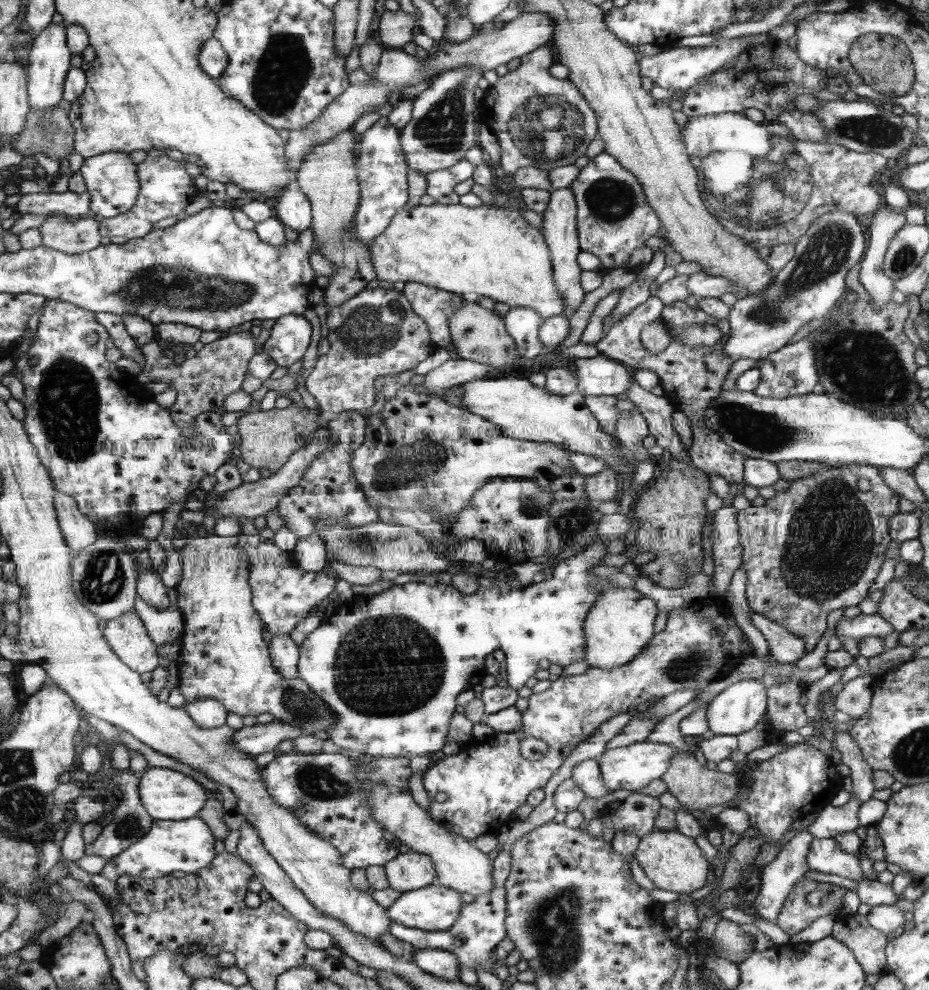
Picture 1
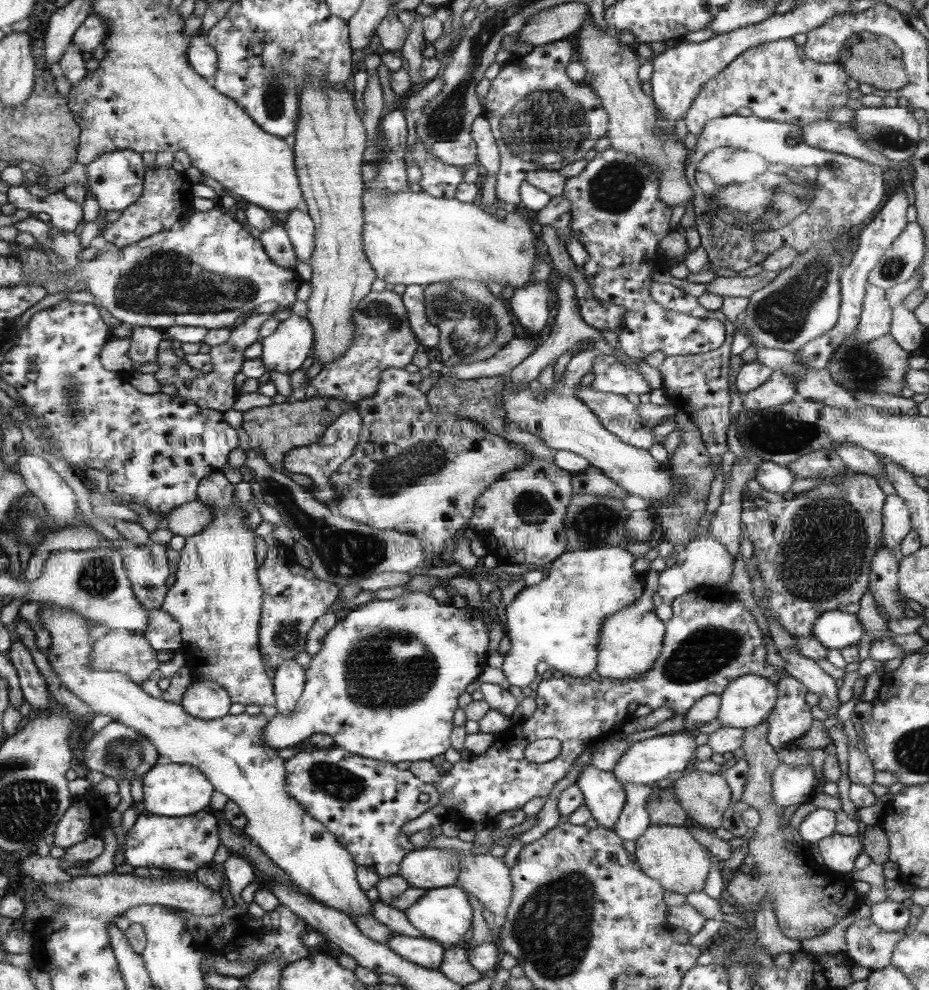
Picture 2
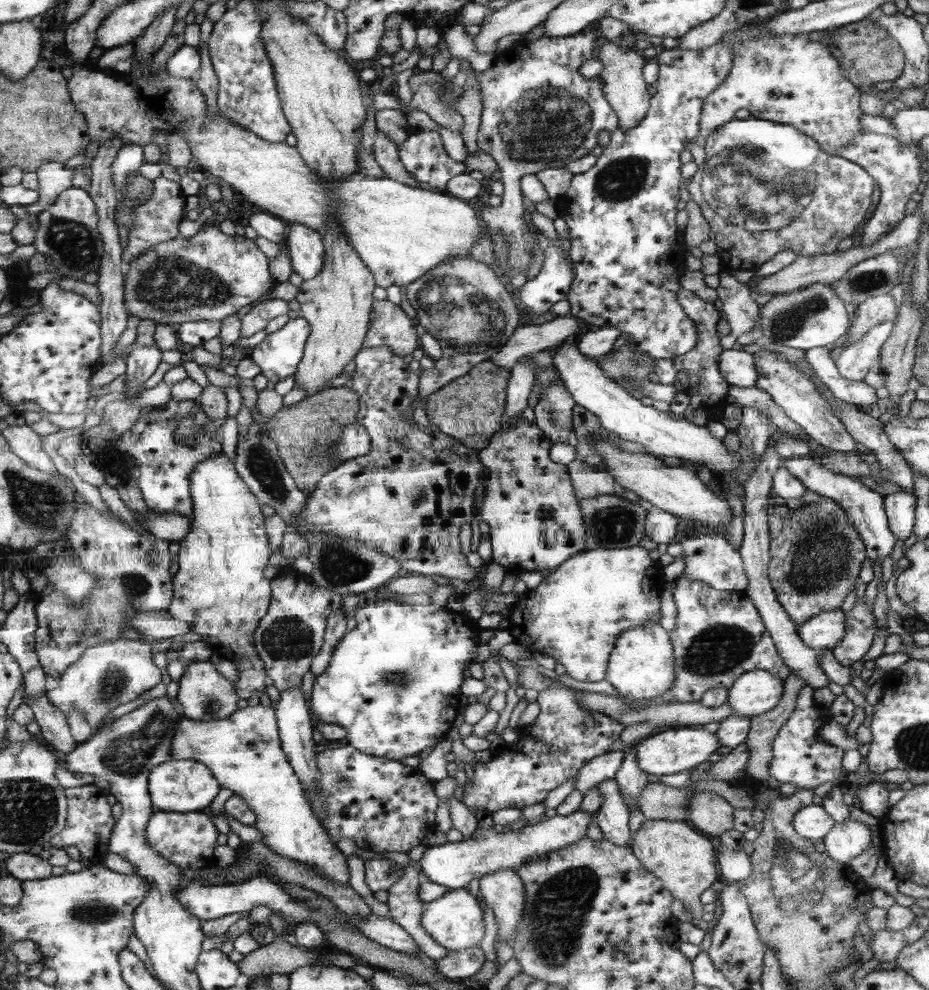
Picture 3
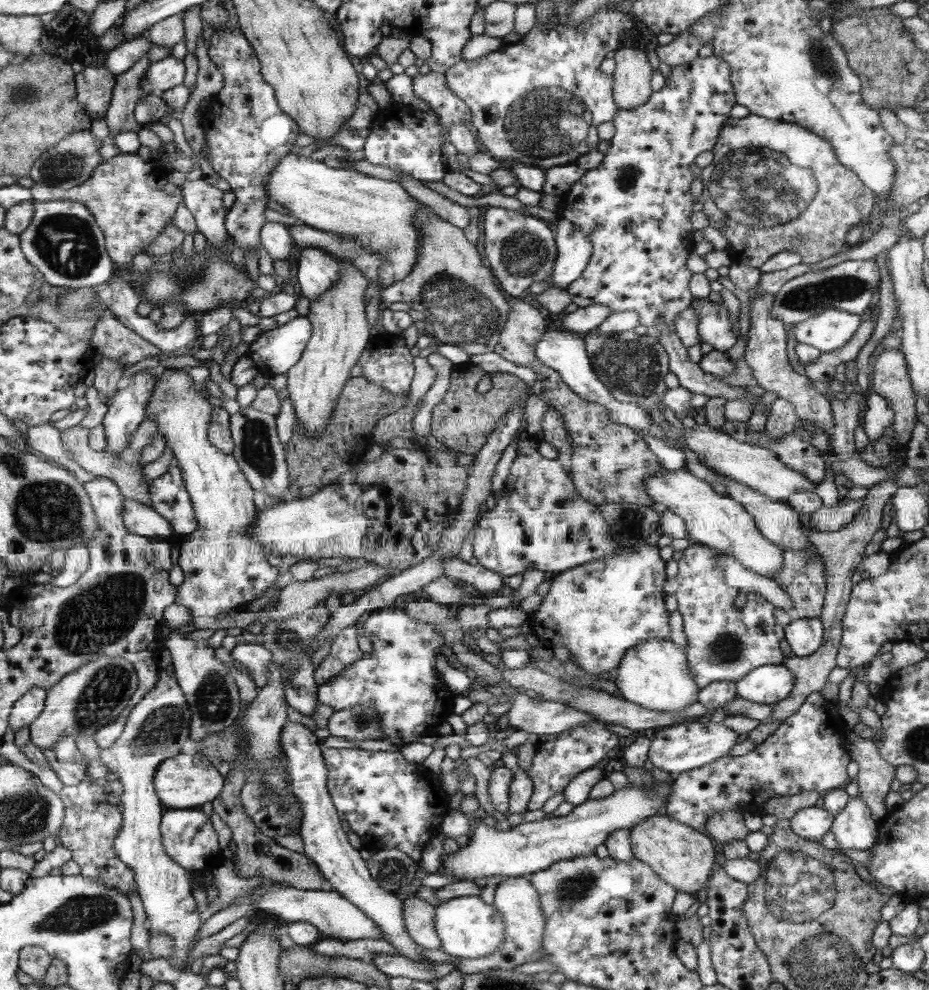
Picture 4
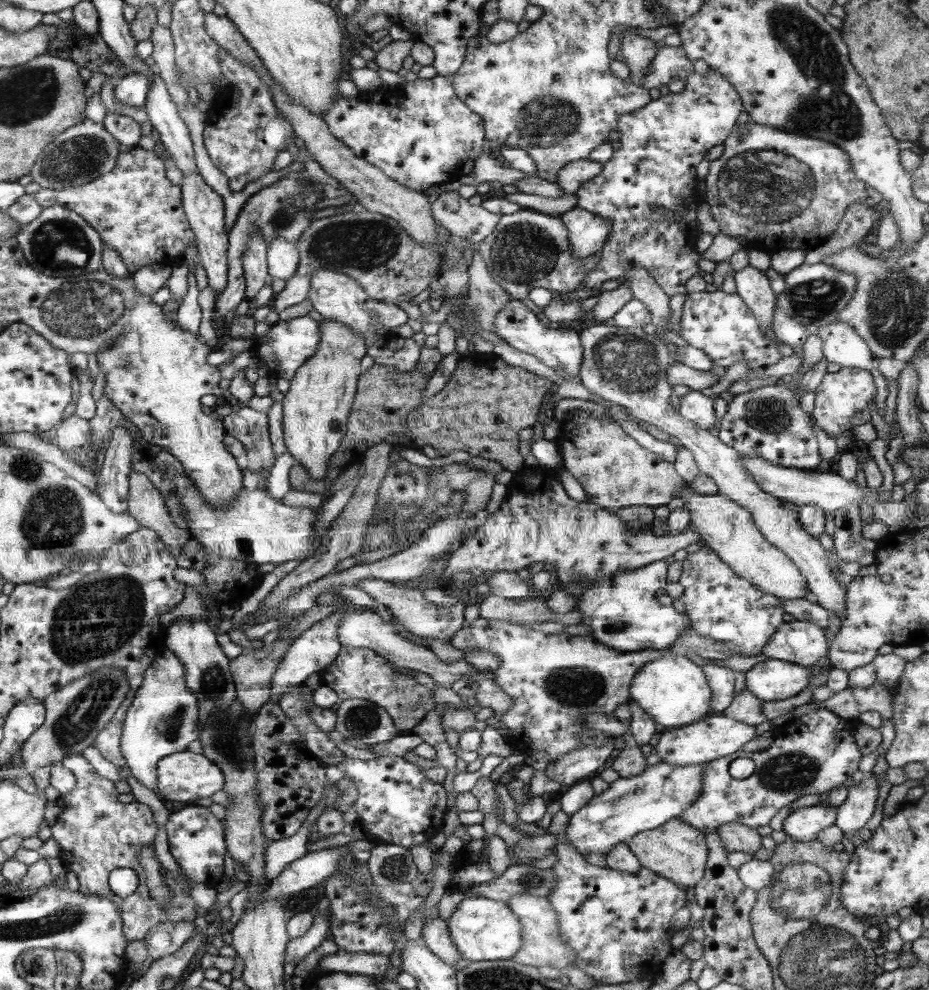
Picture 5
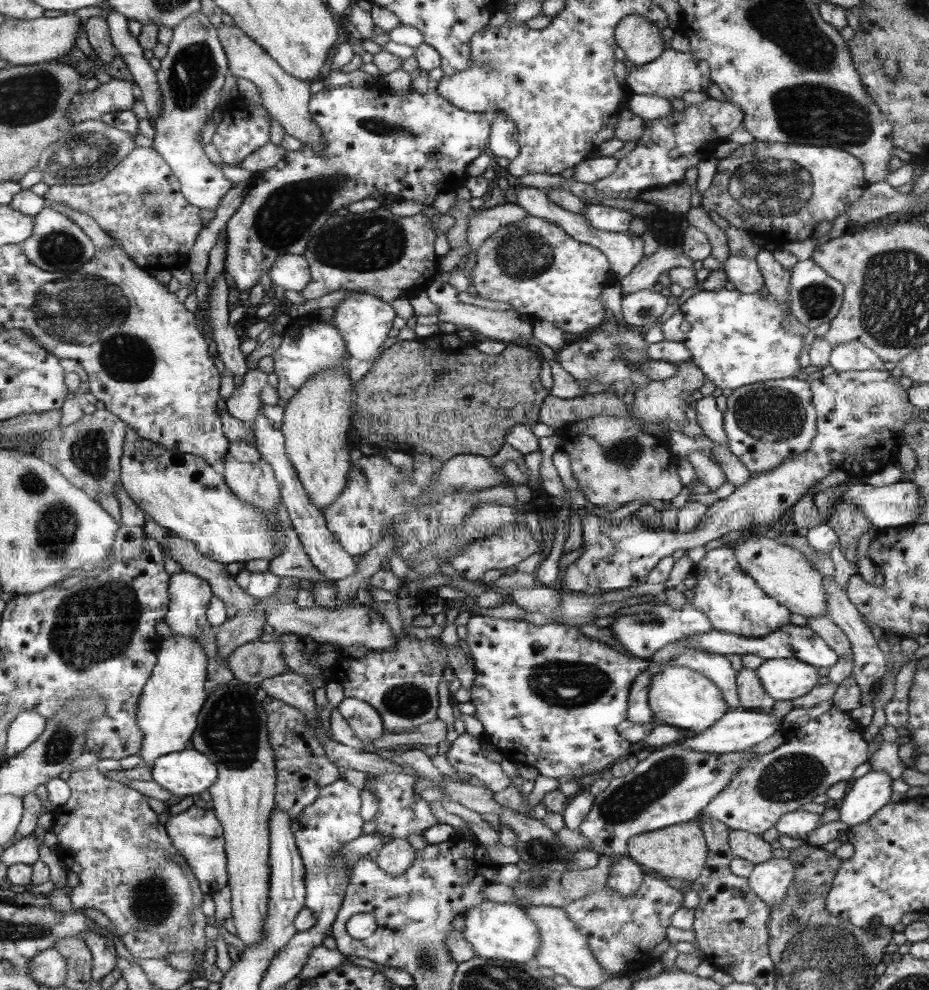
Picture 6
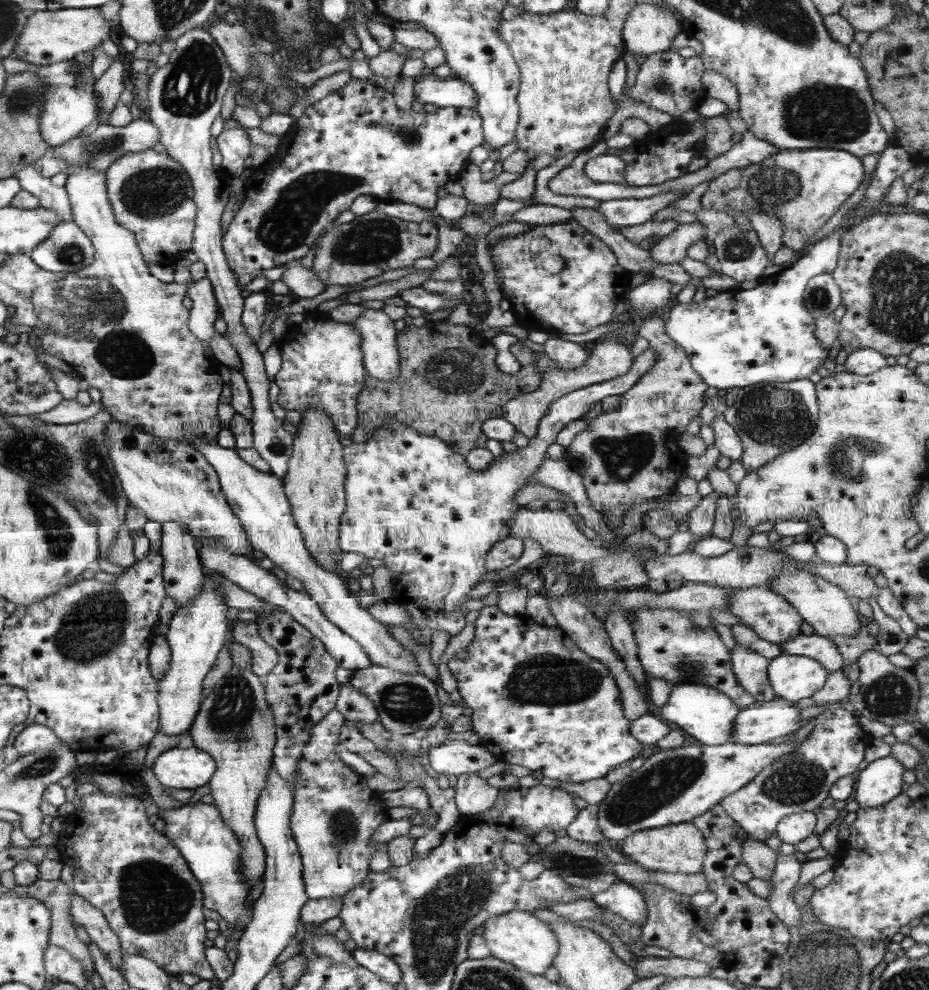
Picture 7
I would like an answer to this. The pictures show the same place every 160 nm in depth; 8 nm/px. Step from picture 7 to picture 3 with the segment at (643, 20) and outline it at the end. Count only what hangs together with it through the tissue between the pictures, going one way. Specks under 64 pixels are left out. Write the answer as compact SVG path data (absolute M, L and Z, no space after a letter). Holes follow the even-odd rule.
M604 41L596 59L601 60L603 64L602 72L597 78L604 85L604 93L609 104L617 111L621 129L627 131L637 127L648 114L649 105L652 103L646 88L648 84L644 82L644 76L642 76L642 66L646 64L647 58L644 58L644 55L638 56L634 50L626 50L626 45L619 42Z

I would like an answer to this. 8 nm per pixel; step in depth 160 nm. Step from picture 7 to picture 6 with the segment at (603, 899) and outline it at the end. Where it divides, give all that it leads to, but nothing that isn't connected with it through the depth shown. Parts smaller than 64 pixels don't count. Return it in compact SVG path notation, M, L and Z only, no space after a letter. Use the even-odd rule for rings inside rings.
M628 854L620 858L616 857L616 863L610 869L606 884L622 896L630 896L641 887L645 879L645 871Z

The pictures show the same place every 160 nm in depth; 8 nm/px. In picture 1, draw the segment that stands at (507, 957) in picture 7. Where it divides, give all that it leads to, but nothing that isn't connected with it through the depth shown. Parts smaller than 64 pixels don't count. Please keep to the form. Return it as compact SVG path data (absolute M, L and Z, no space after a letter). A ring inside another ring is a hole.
M433 883L429 887L401 893L396 902L389 906L388 914L392 922L408 925L409 928L425 929L427 932L449 930L461 917L462 898L460 892L446 885Z

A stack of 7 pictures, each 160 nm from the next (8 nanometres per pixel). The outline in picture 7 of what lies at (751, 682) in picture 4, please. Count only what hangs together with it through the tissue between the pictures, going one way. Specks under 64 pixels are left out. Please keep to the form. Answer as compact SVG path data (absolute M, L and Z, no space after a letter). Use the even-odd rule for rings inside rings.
M788 653L770 659L767 666L776 696L793 703L816 694L825 685L829 673L817 660Z

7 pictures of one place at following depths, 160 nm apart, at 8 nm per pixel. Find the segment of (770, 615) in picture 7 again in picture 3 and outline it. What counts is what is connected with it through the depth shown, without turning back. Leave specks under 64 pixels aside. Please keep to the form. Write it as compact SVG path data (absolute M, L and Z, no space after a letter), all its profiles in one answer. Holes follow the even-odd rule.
M678 577L676 589L672 593L677 608L676 627L672 633L675 652L677 680L673 687L661 696L662 703L693 703L704 698L706 691L724 687L729 689L739 676L750 671L768 671L782 680L790 674L789 666L784 662L776 648L774 639L766 630L759 610L754 601L743 592L719 591L700 580Z

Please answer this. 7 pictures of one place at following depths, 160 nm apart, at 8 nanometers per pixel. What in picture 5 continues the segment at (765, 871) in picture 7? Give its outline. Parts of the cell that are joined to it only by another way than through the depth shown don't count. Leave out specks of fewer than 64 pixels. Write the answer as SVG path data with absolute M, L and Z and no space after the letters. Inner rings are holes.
M722 824L716 832L721 836L728 852L744 852L754 856L756 851L763 848L762 835L744 824Z

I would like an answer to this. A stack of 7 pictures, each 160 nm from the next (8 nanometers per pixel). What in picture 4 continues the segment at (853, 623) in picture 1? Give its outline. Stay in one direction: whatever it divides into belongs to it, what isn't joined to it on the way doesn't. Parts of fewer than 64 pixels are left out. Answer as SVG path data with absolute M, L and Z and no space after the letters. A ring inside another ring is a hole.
M795 618L784 628L784 647L790 655L810 656L824 640L824 627L819 618Z

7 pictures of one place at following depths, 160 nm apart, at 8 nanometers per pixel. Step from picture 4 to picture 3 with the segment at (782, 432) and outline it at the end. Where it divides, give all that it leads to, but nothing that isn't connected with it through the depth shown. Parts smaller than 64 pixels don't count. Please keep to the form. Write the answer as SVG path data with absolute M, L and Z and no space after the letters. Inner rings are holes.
M767 444L766 452L762 454L757 469L753 470L753 473L750 474L744 483L744 490L741 493L744 502L743 510L745 511L743 516L744 535L741 547L737 550L742 557L745 573L748 576L748 589L744 590L743 593L754 601L766 630L771 634L780 656L790 670L798 673L799 677L804 679L813 689L818 689L827 686L830 682L827 674L819 666L818 652L808 648L799 639L798 626L780 604L768 577L771 559L771 554L769 553L771 538L769 535L770 515L768 514L768 506L770 506L770 500L775 497L772 490L773 474L783 466L784 461L778 455L778 452L774 452L774 446Z

